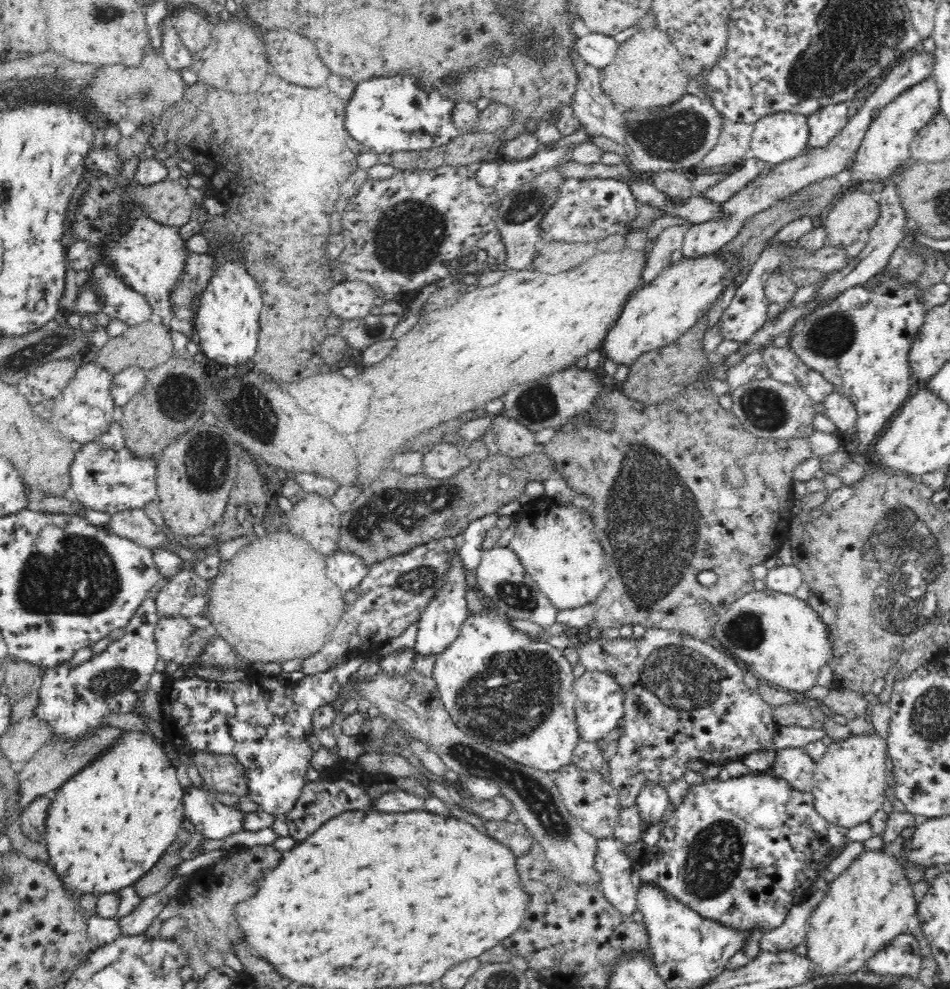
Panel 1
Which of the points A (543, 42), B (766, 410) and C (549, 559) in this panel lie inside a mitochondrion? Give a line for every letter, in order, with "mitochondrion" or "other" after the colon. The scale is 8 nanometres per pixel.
A: mitochondrion
B: mitochondrion
C: other

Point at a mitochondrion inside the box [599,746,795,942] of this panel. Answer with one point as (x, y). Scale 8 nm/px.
(714, 860)

